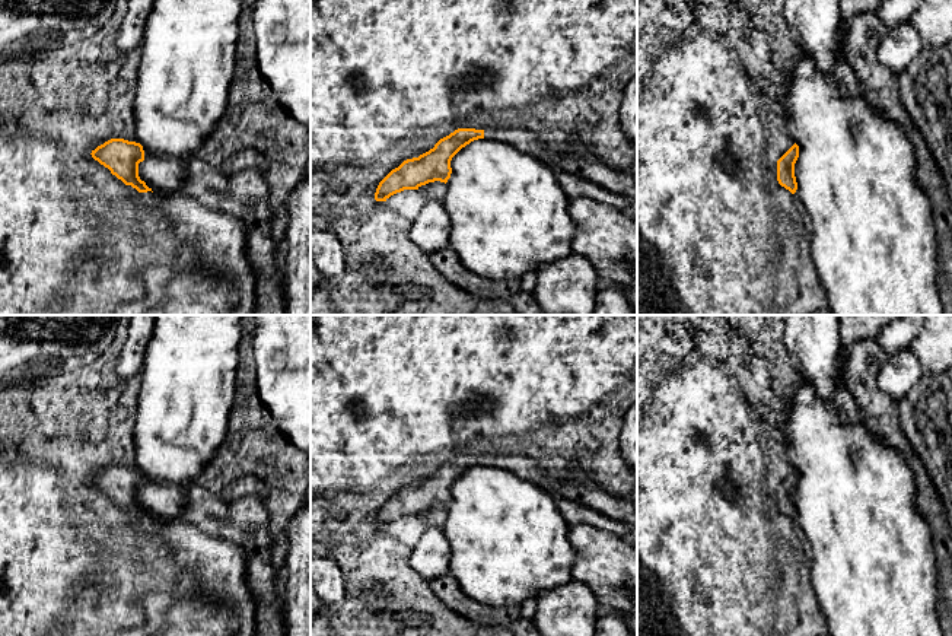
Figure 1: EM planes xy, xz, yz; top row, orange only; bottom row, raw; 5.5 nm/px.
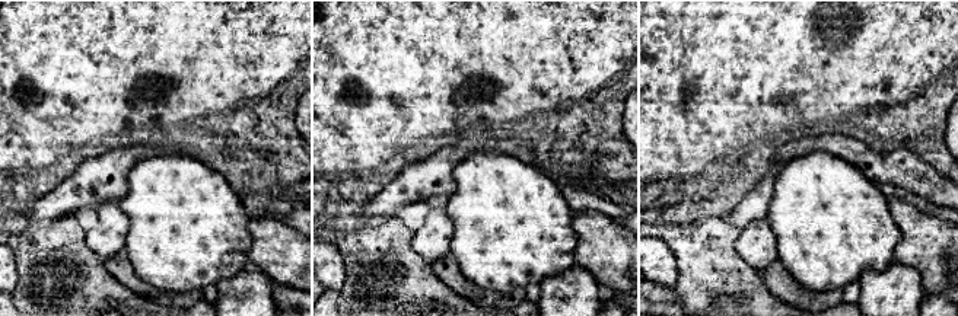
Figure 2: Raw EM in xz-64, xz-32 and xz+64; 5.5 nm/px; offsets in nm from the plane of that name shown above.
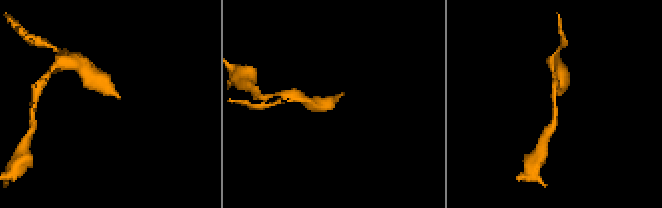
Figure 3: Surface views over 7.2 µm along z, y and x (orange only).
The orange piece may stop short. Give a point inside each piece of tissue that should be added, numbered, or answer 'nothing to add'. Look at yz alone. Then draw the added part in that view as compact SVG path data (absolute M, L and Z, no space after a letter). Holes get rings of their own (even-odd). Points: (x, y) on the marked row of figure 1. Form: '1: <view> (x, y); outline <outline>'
nothing to add

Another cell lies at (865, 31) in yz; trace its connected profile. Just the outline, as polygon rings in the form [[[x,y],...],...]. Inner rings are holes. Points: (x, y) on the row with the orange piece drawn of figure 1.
[[[875,12],[848,22],[846,54],[875,109],[900,124],[916,150],[916,178],[929,200],[937,254],[937,293],[943,315],[952,315],[952,201],[923,133],[900,101],[900,83],[878,58],[885,25]]]

